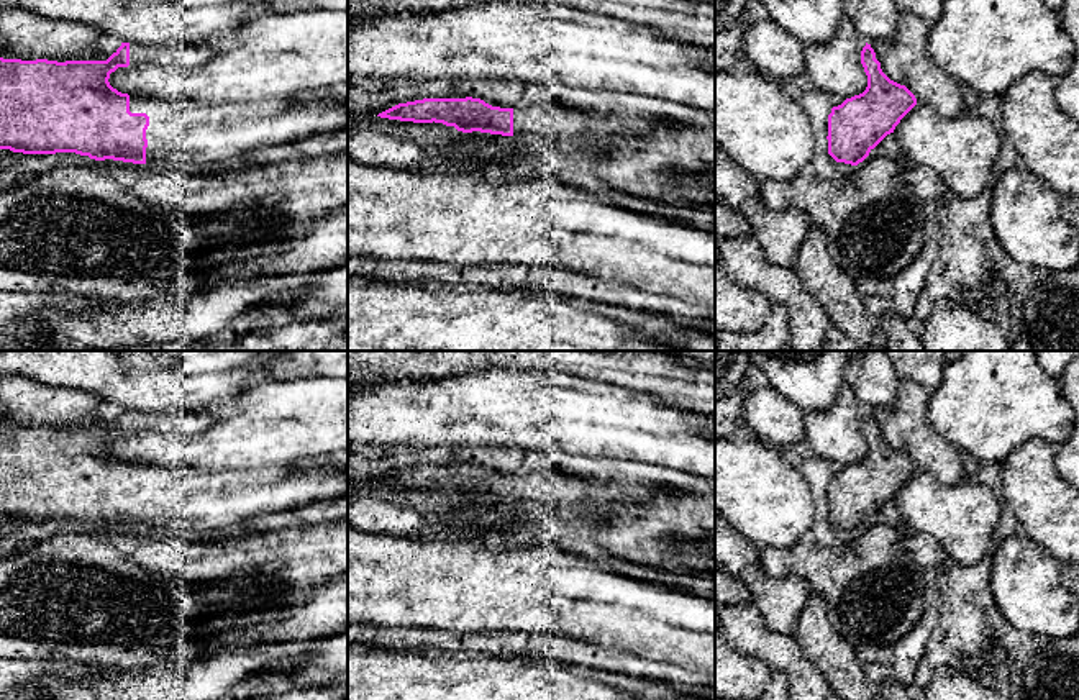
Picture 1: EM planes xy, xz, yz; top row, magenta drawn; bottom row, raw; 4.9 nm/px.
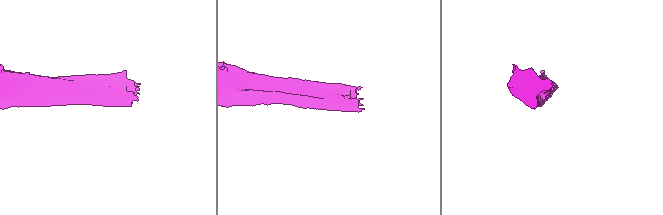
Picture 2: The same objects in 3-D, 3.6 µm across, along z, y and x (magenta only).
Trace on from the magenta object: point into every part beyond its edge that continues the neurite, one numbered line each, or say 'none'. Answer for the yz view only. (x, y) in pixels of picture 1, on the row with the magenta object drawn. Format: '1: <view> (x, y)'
none

